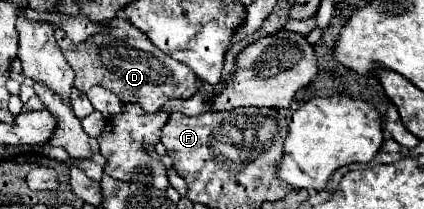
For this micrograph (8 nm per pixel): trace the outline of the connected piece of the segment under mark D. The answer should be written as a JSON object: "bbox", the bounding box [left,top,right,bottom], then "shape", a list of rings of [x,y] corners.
{"bbox":[55,18,197,112],"shape":[[[113,18],[105,24],[105,32],[89,36],[85,44],[73,44],[61,28],[55,30],[57,46],[63,48],[63,54],[71,68],[75,70],[75,86],[81,92],[89,92],[91,86],[99,84],[119,96],[121,102],[141,104],[145,112],[159,112],[165,102],[171,98],[191,98],[197,92],[195,74],[185,64],[173,60],[165,52],[149,44],[147,36],[129,24],[125,18]]]}

